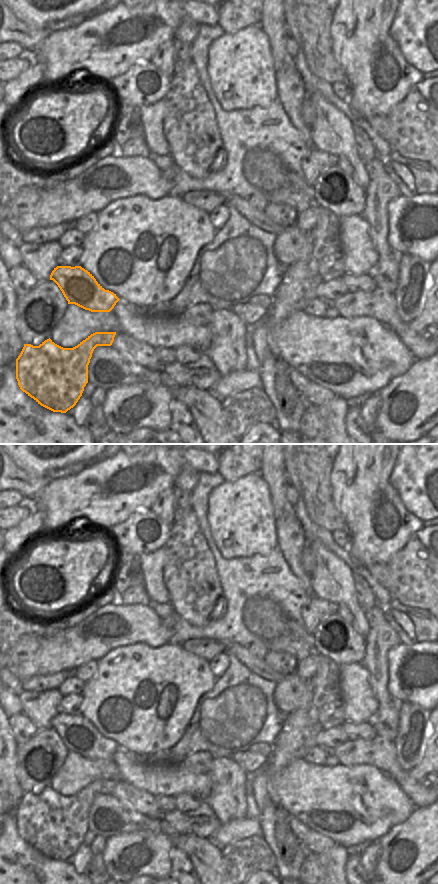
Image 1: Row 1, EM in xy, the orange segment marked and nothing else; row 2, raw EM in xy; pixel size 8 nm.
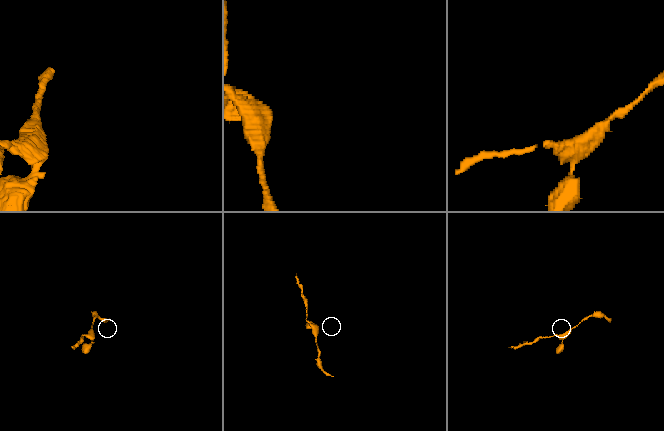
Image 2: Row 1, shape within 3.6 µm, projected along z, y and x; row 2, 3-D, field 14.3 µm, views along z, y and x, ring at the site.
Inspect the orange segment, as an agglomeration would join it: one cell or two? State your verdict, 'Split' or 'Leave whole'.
Leave whole

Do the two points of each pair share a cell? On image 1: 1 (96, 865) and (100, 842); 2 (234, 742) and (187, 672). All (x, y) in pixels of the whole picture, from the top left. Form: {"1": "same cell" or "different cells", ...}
{"1": "same cell", "2": "different cells"}

